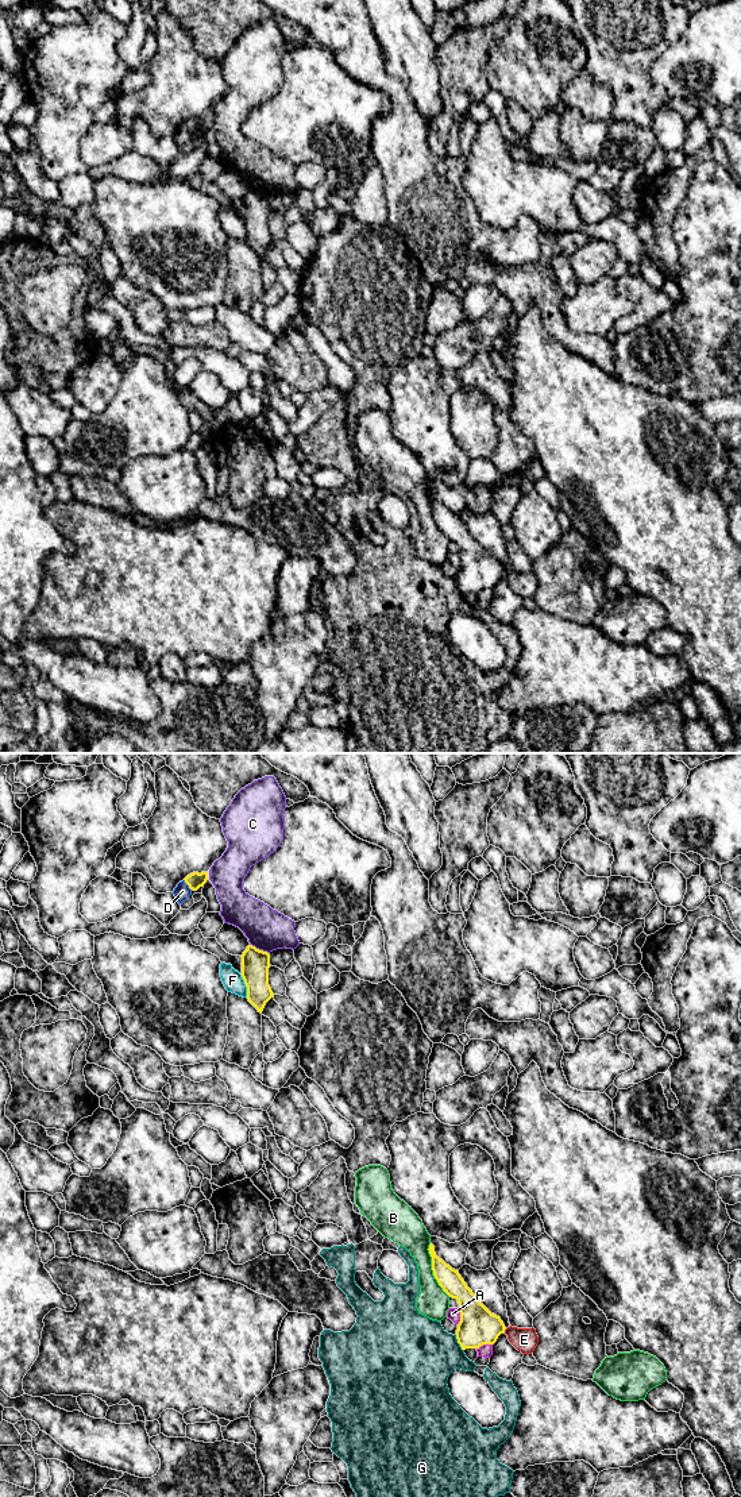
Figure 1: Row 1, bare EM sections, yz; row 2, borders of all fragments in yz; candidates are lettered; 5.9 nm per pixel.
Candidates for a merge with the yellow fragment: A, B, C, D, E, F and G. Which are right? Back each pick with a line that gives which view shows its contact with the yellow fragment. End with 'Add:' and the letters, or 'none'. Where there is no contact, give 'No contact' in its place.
Add: none

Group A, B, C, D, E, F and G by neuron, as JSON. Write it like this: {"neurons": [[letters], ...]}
{"neurons": [["A"], ["B"], ["C"], ["D"], ["E"], ["F"], ["G"]]}

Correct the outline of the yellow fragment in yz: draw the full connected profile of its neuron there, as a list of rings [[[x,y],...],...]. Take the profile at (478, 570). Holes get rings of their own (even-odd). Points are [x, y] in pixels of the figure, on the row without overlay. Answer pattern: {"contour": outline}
{"contour": [[[429,489],[432,514],[443,535],[459,547],[460,566],[456,583],[462,594],[494,589],[506,571],[499,560],[491,557],[467,530],[458,514],[452,513],[435,497]]]}

